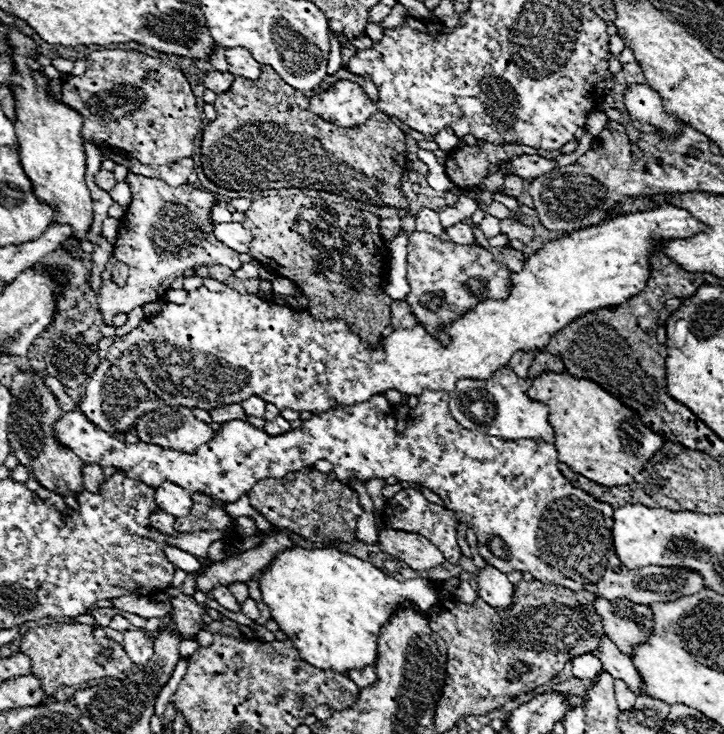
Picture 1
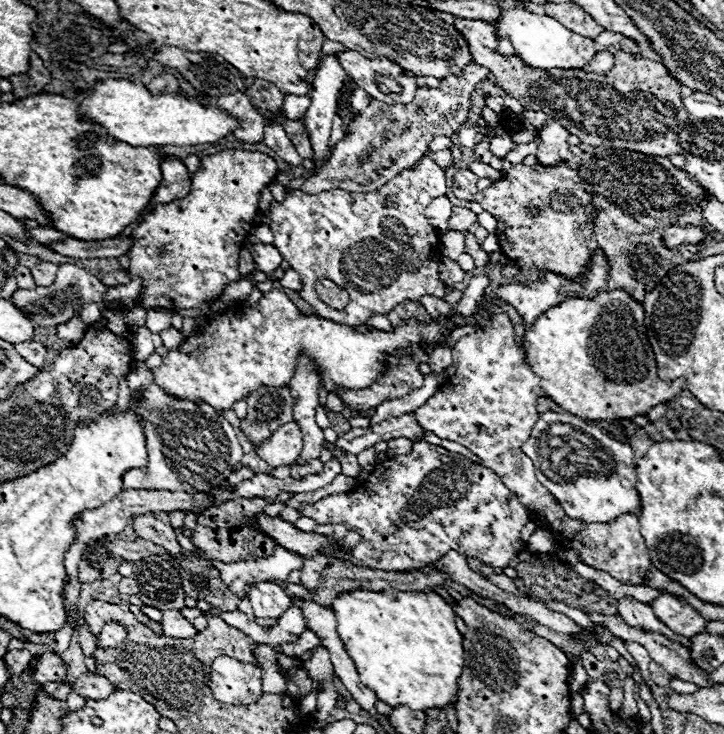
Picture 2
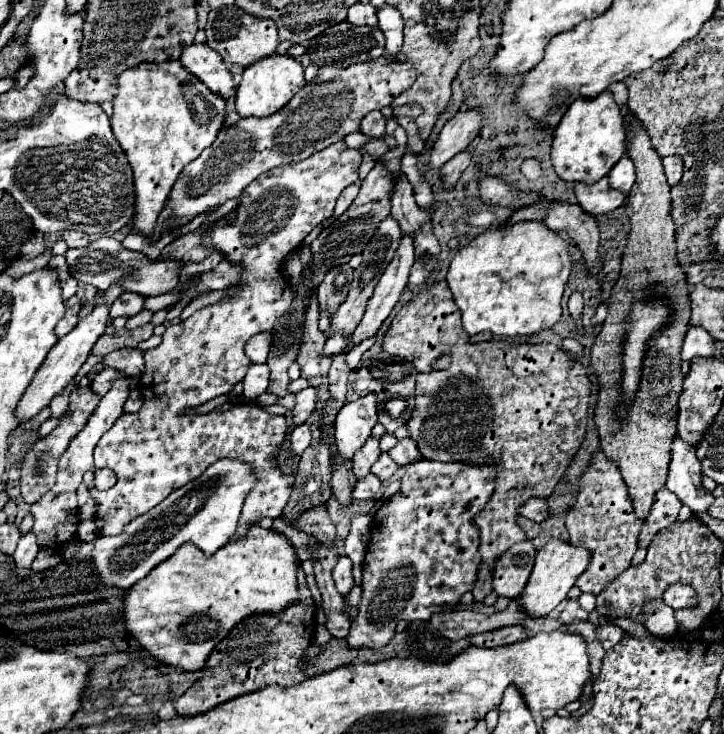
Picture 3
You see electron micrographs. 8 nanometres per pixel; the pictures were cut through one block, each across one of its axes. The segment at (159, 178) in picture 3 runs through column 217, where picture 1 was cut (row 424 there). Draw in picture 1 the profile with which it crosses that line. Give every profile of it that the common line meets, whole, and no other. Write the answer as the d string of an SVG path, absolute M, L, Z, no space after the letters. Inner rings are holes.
M664 202L646 212L622 214L550 240L526 258L520 272L510 274L512 290L506 300L484 300L464 314L464 318L440 328L440 332L450 336L448 346L428 334L422 324L416 324L414 328L400 328L390 336L380 336L376 348L370 348L368 342L354 334L340 318L316 320L308 310L278 306L256 294L240 294L228 286L222 292L210 292L202 286L190 292L186 304L168 302L162 312L146 316L138 328L116 338L104 360L114 366L98 366L94 370L78 408L90 422L96 422L100 430L118 436L122 432L132 432L140 416L158 410L160 406L188 406L210 412L228 404L242 404L250 396L260 396L280 410L290 408L316 414L336 406L366 402L374 394L384 394L386 390L398 390L408 396L420 396L424 390L450 392L460 378L492 378L496 370L508 366L516 350L538 352L548 346L552 334L564 330L568 322L574 322L592 310L620 306L620 302L640 294L650 278L650 256L660 250L660 244L666 240L690 238L704 230L706 226L688 214L688 210Z

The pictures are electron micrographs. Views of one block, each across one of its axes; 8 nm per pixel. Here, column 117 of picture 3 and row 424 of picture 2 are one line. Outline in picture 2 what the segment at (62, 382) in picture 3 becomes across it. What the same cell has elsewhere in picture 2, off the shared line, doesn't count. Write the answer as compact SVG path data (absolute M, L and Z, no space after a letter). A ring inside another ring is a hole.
M296 422L280 426L262 446L256 446L256 452L262 460L272 466L288 466L302 452L302 430Z

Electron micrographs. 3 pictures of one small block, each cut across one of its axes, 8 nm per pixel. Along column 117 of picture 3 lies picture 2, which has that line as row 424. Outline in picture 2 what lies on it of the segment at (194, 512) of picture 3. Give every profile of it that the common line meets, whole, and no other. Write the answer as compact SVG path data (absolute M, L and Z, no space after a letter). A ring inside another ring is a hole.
M568 412L540 414L522 450L552 482L548 490L570 518L580 518L582 522L614 522L620 514L638 514L642 510L640 496L634 488L632 448L614 440L598 426L586 424L578 416Z

